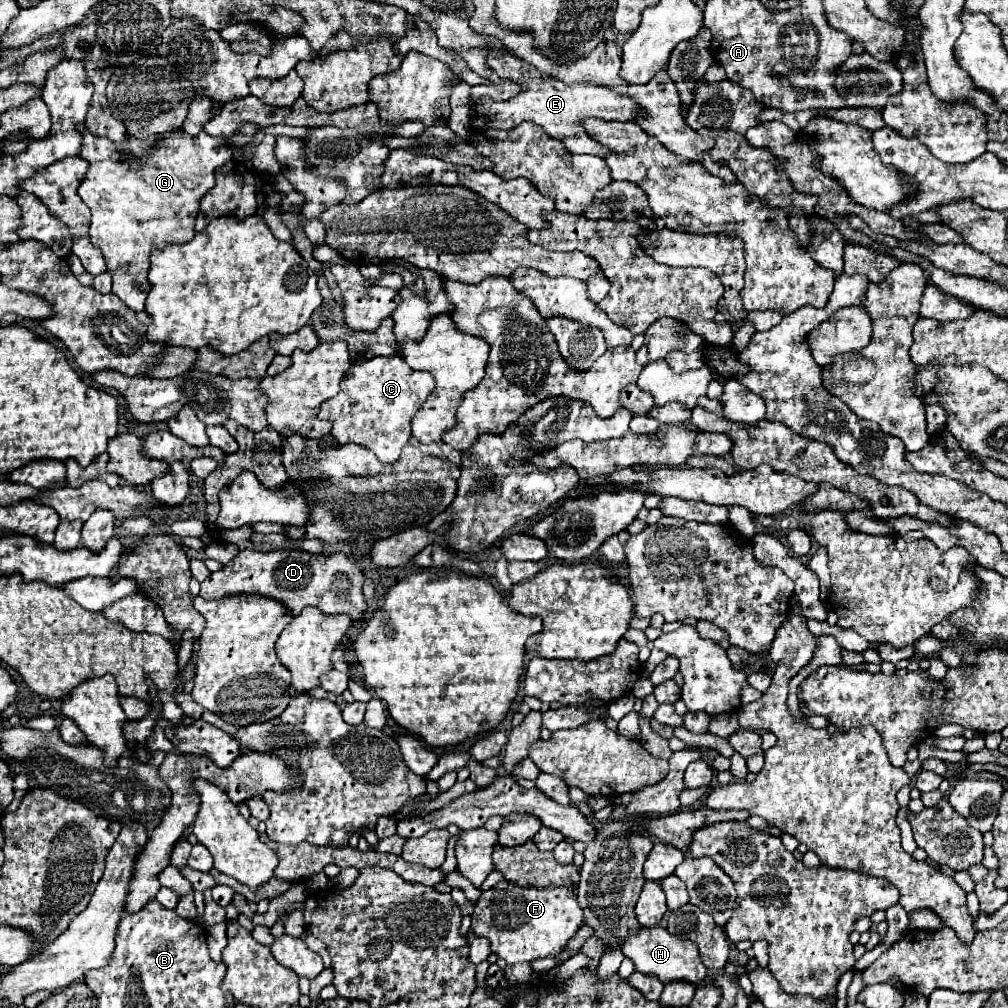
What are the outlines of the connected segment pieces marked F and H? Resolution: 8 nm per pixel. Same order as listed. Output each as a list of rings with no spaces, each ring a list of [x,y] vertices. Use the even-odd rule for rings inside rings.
[[[513,885],[513,889],[491,889],[491,893],[491,901],[477,901],[471,915],[471,931],[477,937],[489,939],[491,953],[503,957],[507,965],[557,955],[581,927],[583,909],[573,889],[529,889]]]
[[[661,925],[653,929],[639,929],[629,937],[629,941],[623,947],[623,955],[629,957],[635,963],[635,969],[645,975],[655,975],[661,983],[673,983],[673,981],[687,981],[691,985],[699,985],[707,977],[707,969],[699,959],[697,945],[691,941],[683,941],[679,937],[673,937],[667,929]]]

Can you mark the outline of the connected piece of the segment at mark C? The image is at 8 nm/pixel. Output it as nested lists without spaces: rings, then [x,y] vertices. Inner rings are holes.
[[[373,357],[373,361],[351,365],[341,379],[337,397],[322,403],[318,418],[331,421],[331,437],[337,443],[357,443],[377,455],[381,463],[393,463],[411,439],[411,419],[433,393],[435,381],[427,371],[409,369],[397,357]],[[335,413],[335,415],[331,415]]]

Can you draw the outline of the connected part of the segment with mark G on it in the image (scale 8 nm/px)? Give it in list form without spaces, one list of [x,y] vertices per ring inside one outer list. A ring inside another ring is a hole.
[[[85,131],[79,149],[79,155],[89,163],[77,195],[93,215],[89,227],[91,243],[105,257],[107,271],[113,277],[113,293],[135,312],[145,309],[151,249],[187,243],[195,237],[193,227],[199,203],[215,185],[215,171],[233,159],[233,149],[227,141],[215,139],[205,131],[199,135],[171,131],[161,137],[145,141],[129,137],[113,143]]]

